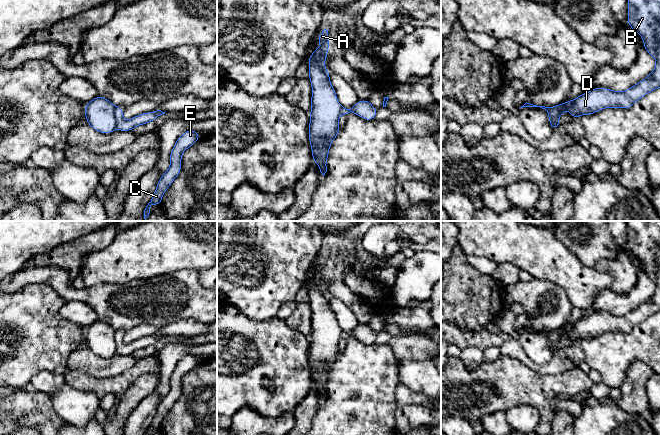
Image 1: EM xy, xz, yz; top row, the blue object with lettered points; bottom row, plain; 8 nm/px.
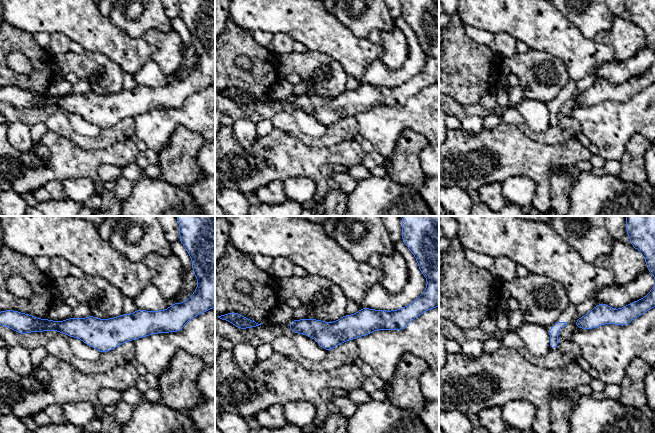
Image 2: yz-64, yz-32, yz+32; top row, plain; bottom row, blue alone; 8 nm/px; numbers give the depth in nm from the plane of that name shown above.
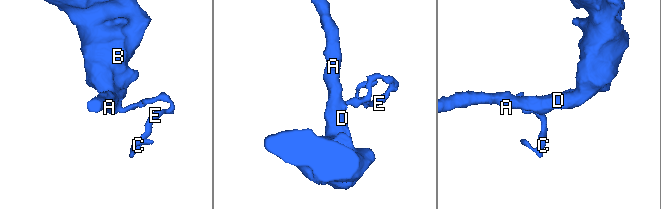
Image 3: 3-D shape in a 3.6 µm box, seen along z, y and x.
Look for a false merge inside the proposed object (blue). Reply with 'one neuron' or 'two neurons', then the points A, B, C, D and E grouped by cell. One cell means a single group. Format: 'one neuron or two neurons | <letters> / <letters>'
two neurons | A B D / C E

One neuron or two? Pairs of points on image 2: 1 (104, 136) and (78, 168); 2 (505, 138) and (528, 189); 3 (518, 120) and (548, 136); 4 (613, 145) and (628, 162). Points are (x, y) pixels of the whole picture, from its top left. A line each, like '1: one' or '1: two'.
1: two
2: two
3: one
4: two

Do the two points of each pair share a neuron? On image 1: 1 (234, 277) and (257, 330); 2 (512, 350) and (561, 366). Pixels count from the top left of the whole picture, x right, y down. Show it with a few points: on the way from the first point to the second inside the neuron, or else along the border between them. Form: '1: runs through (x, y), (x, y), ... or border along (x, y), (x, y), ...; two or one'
1: border along (232, 305), (257, 320), (275, 317); two
2: runs through (524, 359), (537, 368), (549, 368); one

